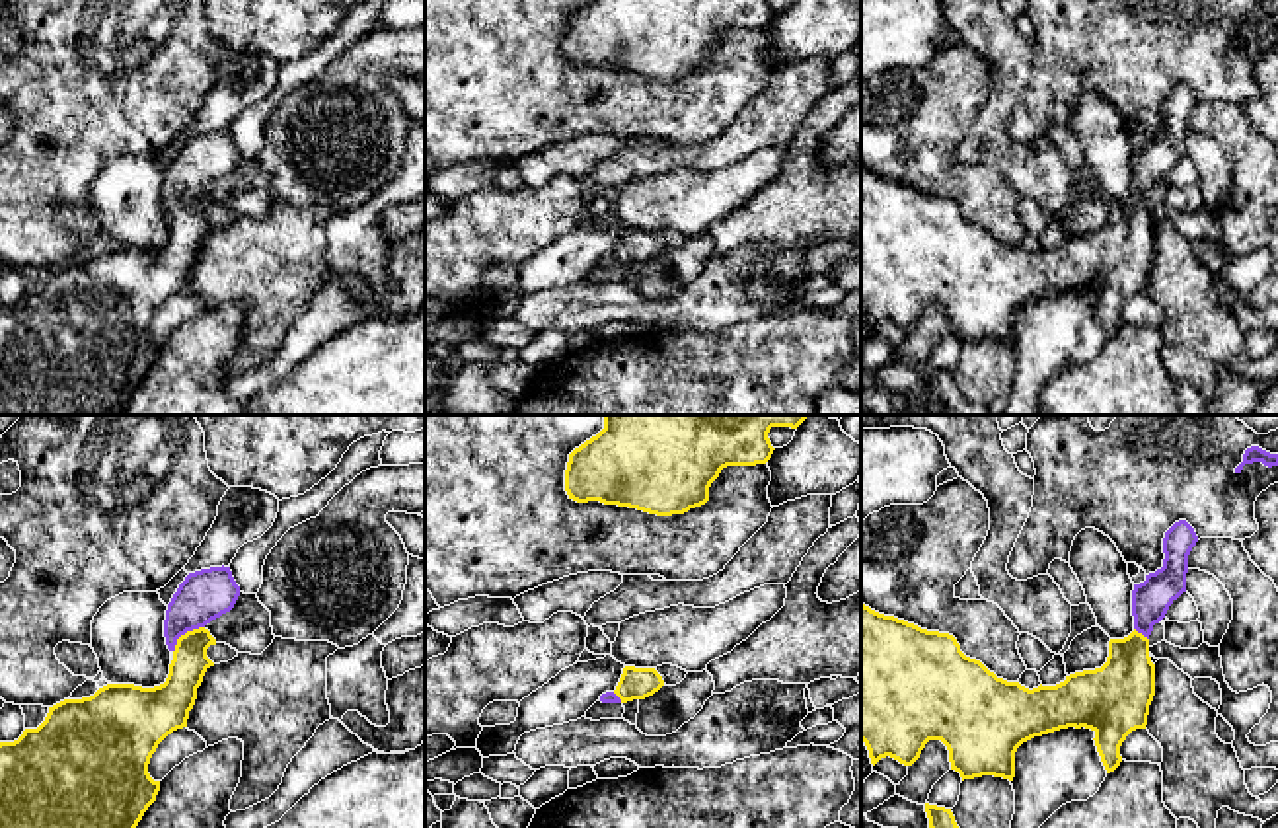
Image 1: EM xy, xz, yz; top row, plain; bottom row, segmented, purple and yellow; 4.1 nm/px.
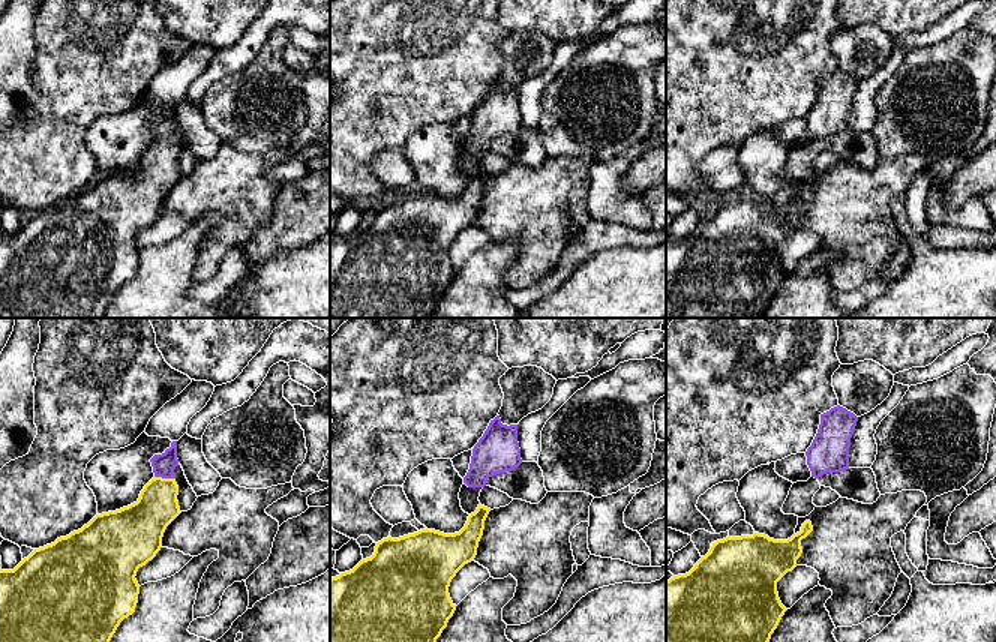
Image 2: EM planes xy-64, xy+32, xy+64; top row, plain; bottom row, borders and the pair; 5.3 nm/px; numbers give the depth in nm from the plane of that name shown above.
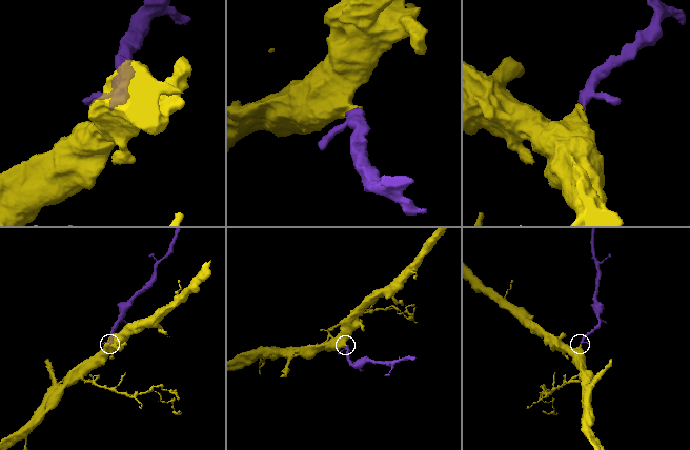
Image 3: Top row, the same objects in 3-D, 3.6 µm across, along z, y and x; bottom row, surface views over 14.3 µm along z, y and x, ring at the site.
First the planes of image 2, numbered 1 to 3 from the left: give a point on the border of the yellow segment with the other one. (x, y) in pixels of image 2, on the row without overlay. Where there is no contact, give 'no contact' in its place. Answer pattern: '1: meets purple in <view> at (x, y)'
1: meets purple in xy-64 at (164, 141)
2: no contact
3: no contact

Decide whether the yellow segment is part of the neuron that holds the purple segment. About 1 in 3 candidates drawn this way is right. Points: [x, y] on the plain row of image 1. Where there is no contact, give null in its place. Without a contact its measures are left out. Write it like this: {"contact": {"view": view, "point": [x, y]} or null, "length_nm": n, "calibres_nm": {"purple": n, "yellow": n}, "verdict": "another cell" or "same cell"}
{"contact": {"view": "xy", "point": [184, 197]}, "length_nm": 170, "calibres_nm": {"purple": 220, "yellow": 150}, "verdict": "same cell"}

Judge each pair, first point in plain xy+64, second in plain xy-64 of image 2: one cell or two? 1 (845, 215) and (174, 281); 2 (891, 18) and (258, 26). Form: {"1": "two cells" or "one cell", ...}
{"1": "two cells", "2": "two cells"}

